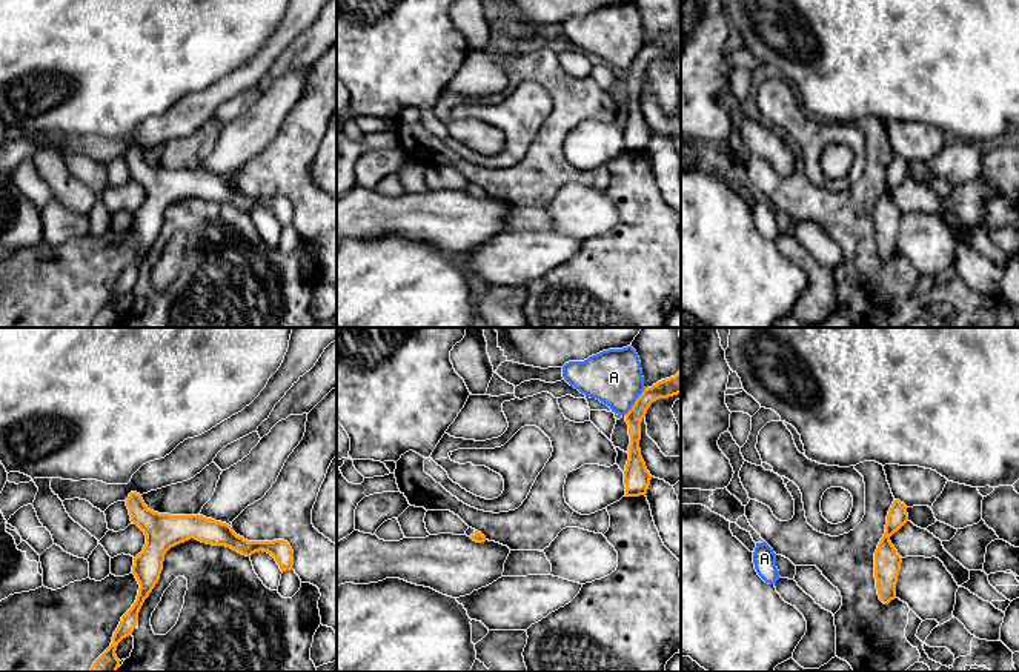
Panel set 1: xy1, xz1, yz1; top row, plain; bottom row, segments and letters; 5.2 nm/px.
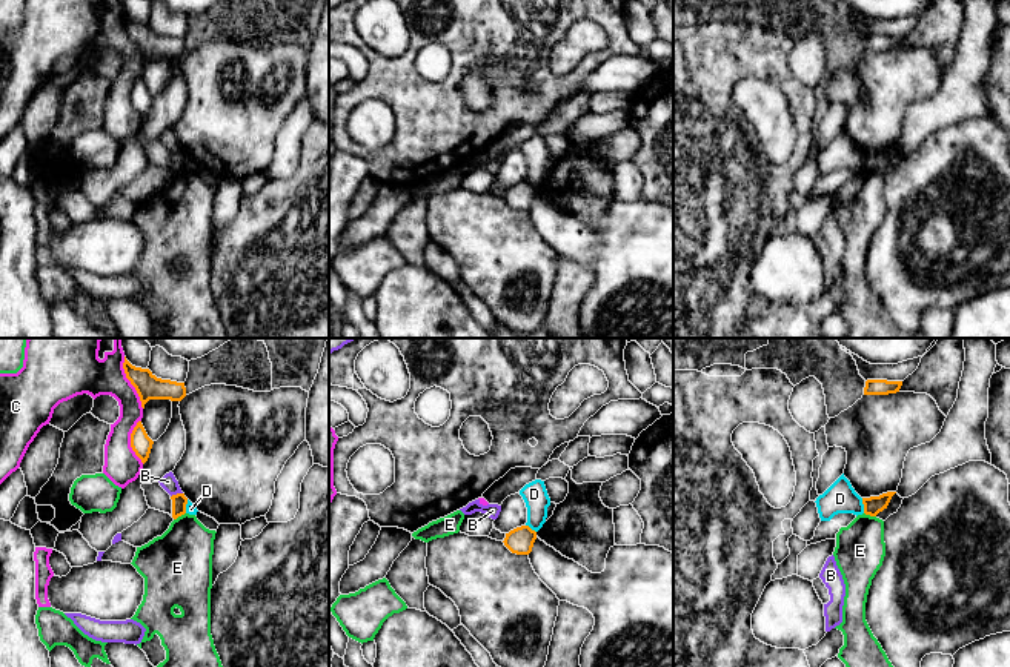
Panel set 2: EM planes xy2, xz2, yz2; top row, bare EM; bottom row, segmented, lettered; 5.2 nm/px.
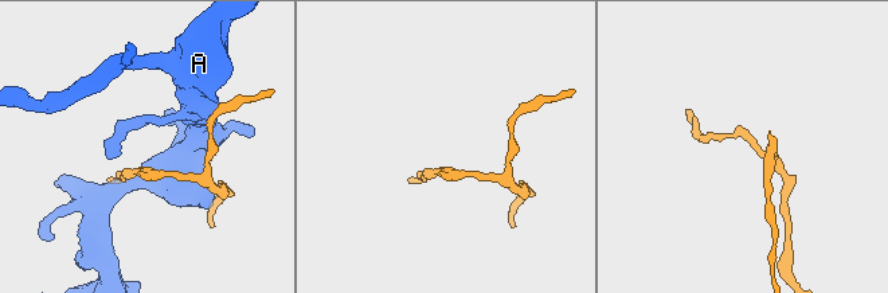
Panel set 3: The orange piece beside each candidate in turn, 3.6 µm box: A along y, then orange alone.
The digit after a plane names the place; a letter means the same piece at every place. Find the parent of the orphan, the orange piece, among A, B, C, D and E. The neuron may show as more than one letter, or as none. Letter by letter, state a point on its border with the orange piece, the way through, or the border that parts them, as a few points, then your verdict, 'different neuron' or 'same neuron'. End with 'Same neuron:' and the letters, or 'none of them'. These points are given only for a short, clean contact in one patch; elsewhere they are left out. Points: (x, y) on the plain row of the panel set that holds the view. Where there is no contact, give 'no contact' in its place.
A: meets orange in xz1 at (635, 57); different neuron
B: meets orange in xy2 at (177, 149); border along xy2 (182, 148), (171, 152); different neuron
C: meets orange in xy2 at (131, 39); different neuron
D: meets orange in yz2 at (864, 162); border along yz2 (861, 154), (864, 168); different neuron
E: meets orange in xy2 at (179, 171); border along xy2 (185, 168), (174, 175); different neuron
Same neuron: none of them

